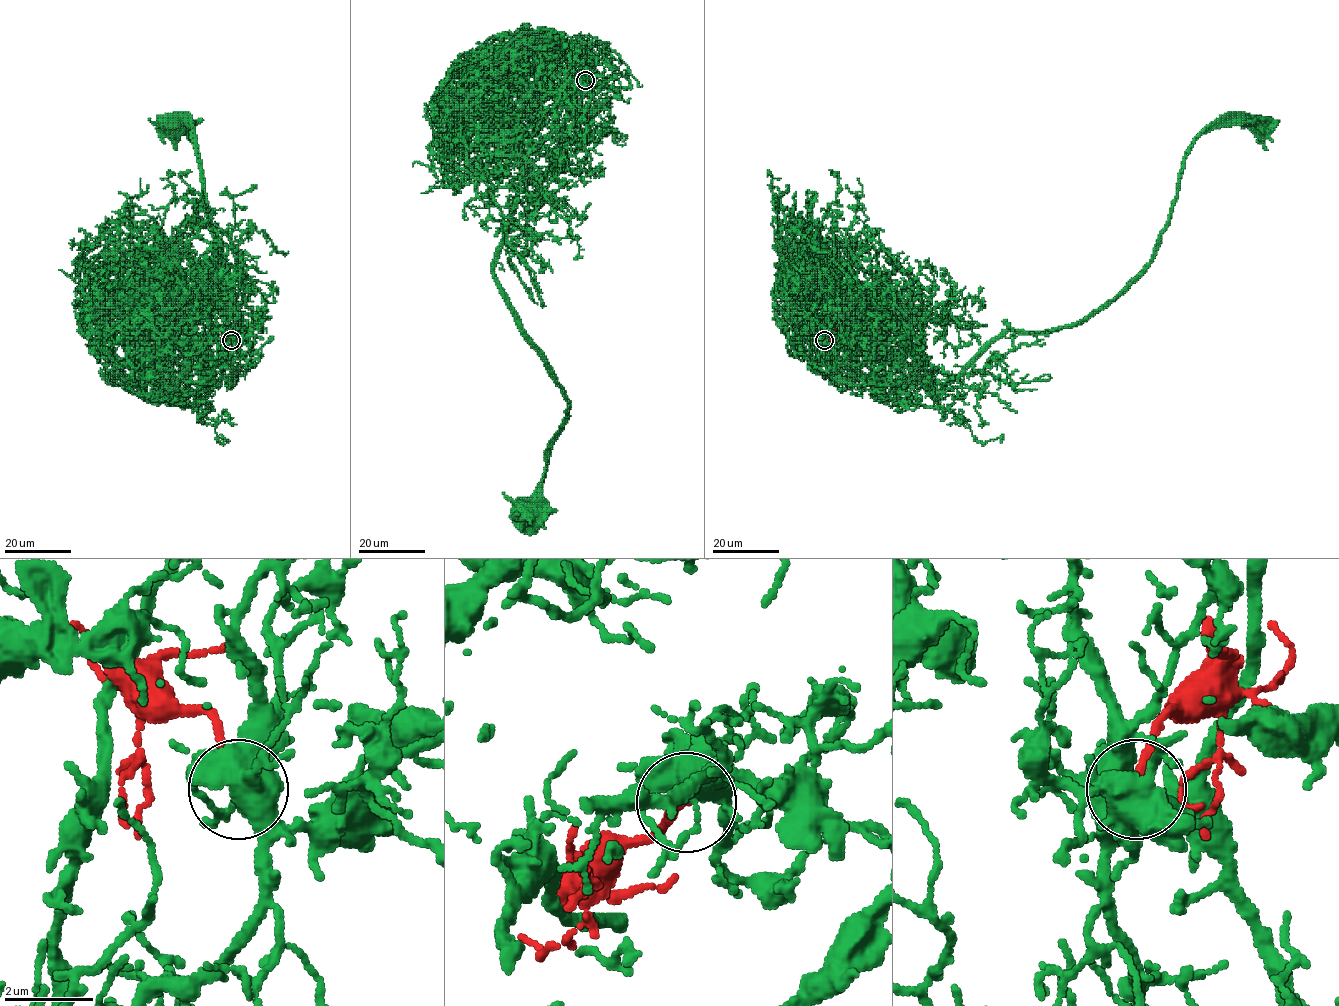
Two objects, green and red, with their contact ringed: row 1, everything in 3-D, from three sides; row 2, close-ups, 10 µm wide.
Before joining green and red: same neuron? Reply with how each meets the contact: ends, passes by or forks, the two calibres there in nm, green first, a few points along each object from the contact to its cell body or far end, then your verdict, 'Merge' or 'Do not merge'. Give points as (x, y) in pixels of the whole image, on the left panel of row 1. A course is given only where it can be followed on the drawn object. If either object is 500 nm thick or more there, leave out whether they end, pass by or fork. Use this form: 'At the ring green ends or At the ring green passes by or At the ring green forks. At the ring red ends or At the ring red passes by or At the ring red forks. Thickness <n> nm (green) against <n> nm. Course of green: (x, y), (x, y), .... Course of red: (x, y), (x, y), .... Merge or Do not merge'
At the ring green passes by. At the ring red ends. Thickness 400 nm (green) against 190 nm. Course of green: (231, 340), (210, 362), (159, 301), (163, 384), (140, 330), (188, 306), (213, 266), (197, 139), (171, 124). Course of red: (231, 340), (218, 328). Merge

